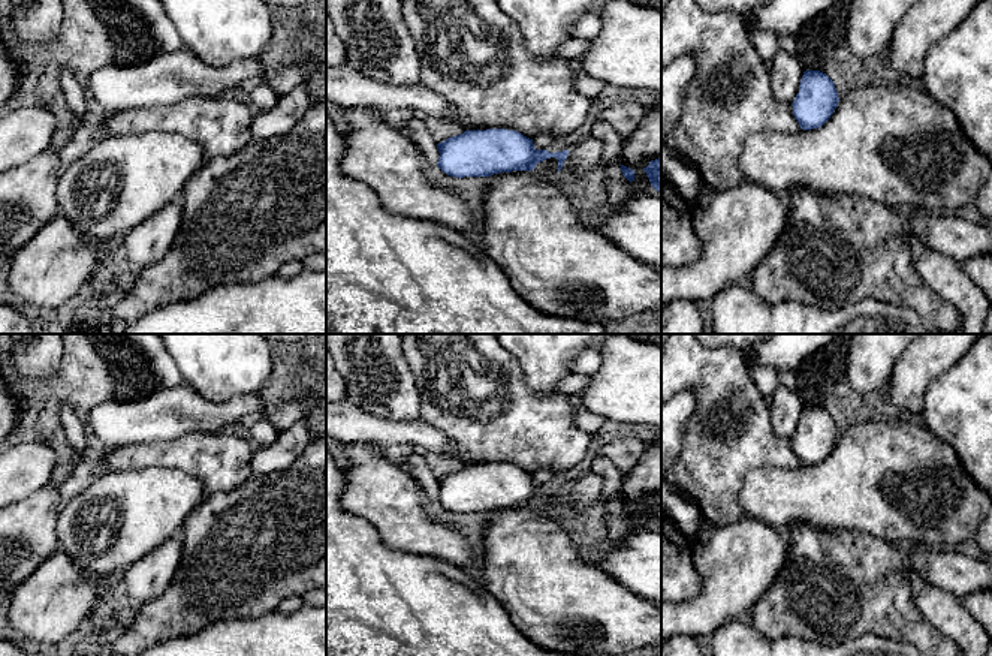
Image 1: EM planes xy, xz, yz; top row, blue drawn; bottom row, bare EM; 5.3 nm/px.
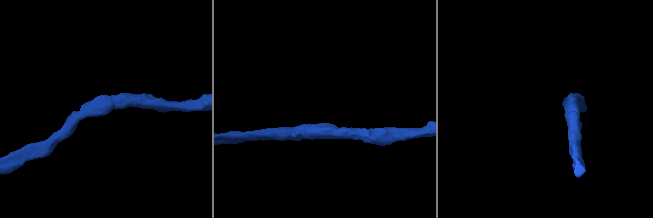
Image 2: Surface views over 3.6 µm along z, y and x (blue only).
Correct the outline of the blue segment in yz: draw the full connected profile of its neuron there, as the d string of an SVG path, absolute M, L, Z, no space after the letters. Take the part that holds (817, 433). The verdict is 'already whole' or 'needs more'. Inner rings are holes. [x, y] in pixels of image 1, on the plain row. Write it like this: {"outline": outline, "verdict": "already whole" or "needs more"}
{"outline": "M805 406L792 442L800 464L821 463L838 442L839 433L833 416L820 406Z", "verdict": "already whole"}

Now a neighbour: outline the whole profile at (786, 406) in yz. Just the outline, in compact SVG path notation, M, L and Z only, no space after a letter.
M780 385L769 403L774 431L780 437L793 439L805 404L794 389Z

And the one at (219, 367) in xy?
M159 334L159 337L186 383L214 403L260 394L272 374L271 341L262 334Z

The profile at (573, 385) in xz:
M573 373L561 383L560 394L564 397L578 395L588 385L588 382L588 376Z

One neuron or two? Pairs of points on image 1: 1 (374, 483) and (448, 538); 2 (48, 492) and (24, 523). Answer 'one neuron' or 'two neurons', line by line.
1: one neuron
2: one neuron

